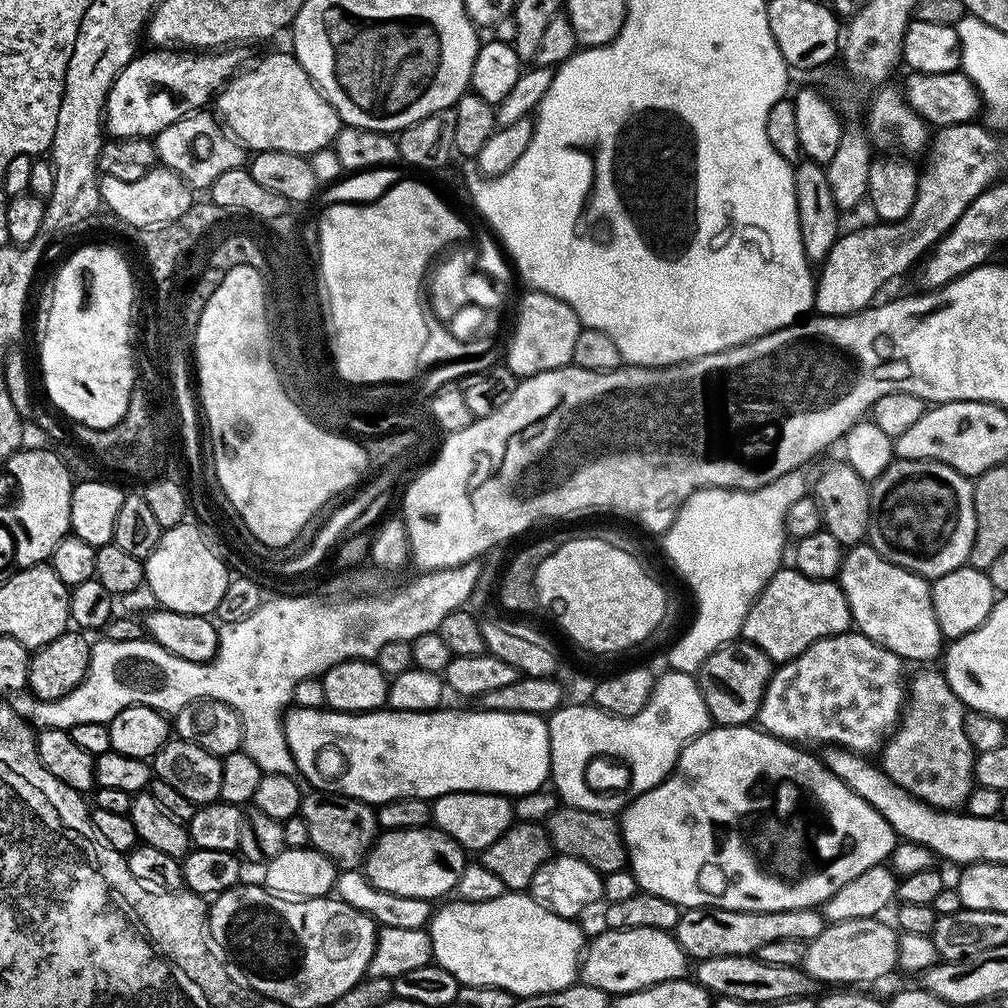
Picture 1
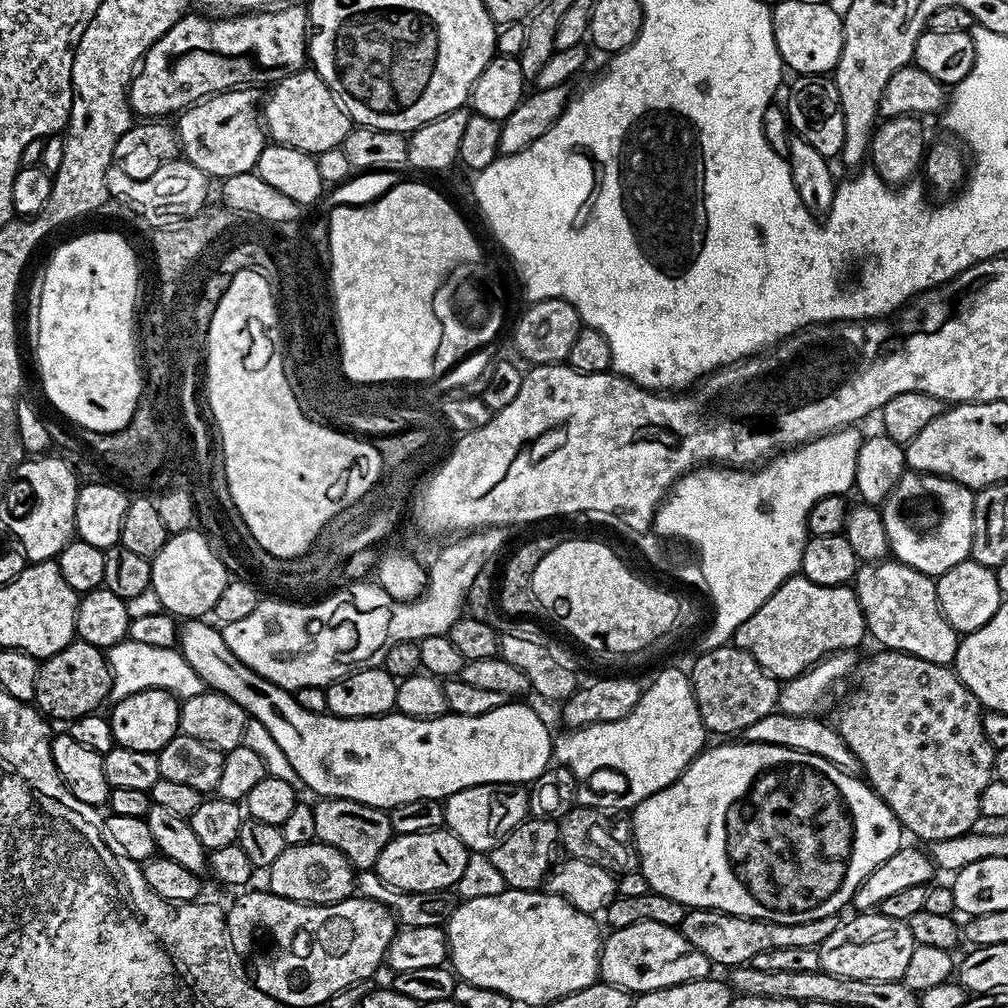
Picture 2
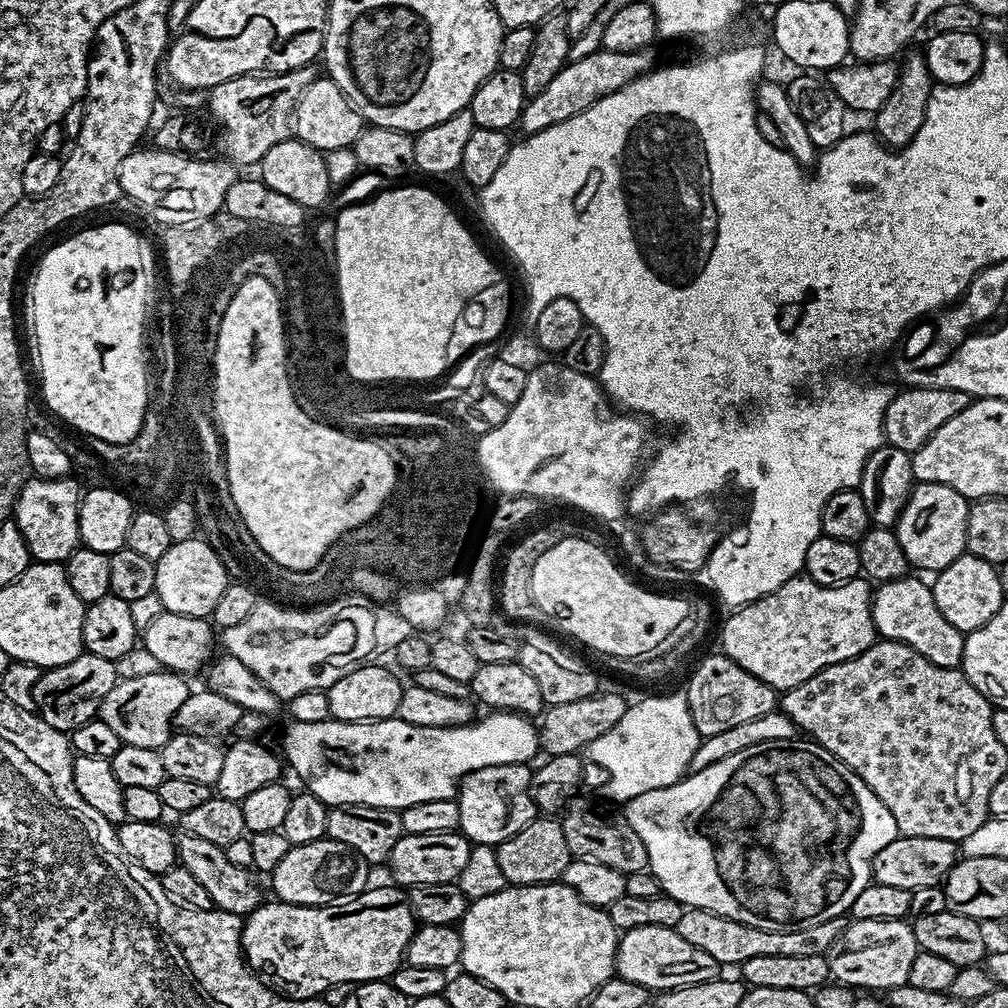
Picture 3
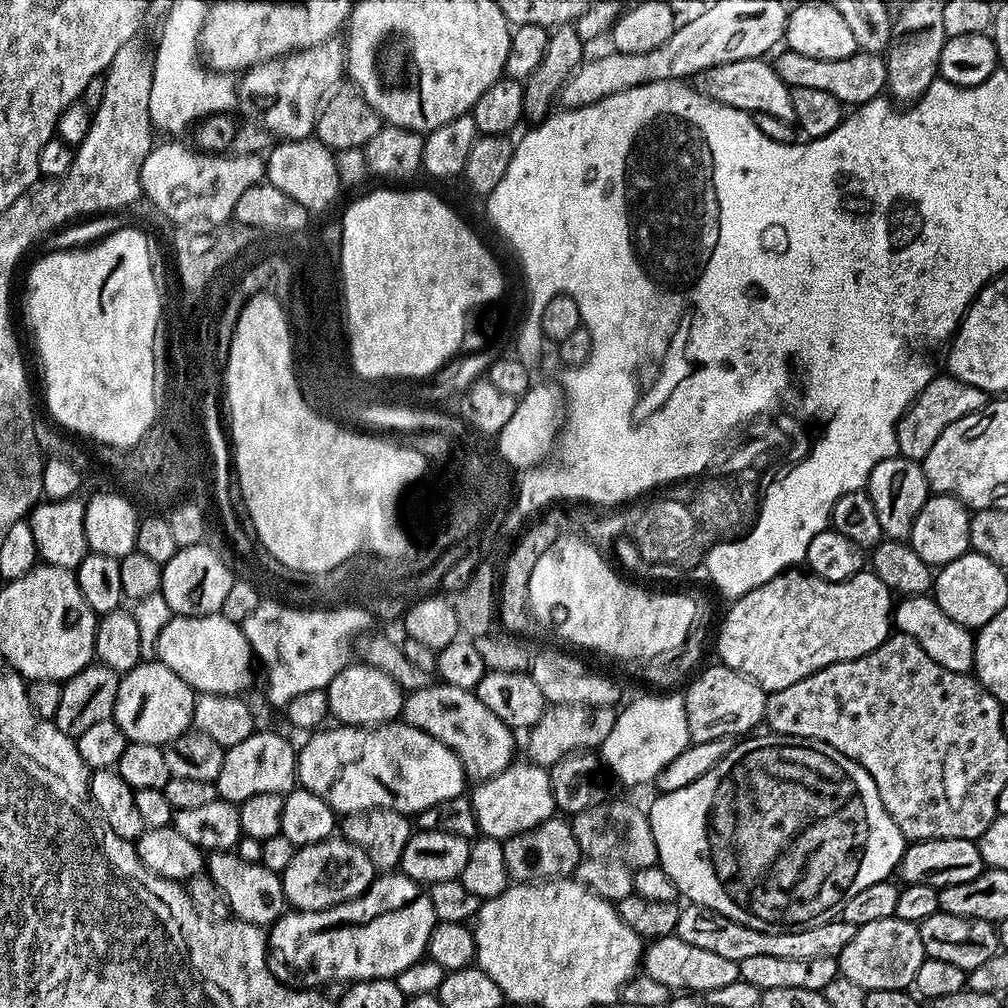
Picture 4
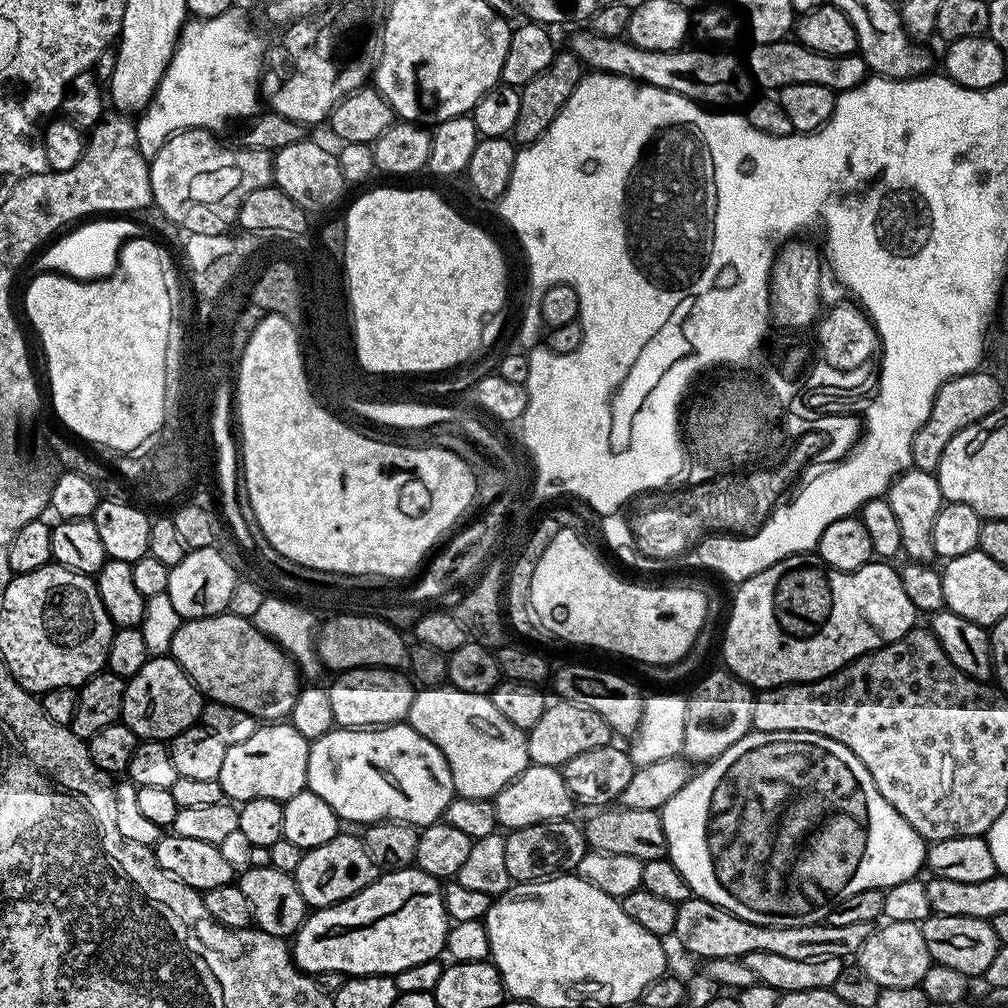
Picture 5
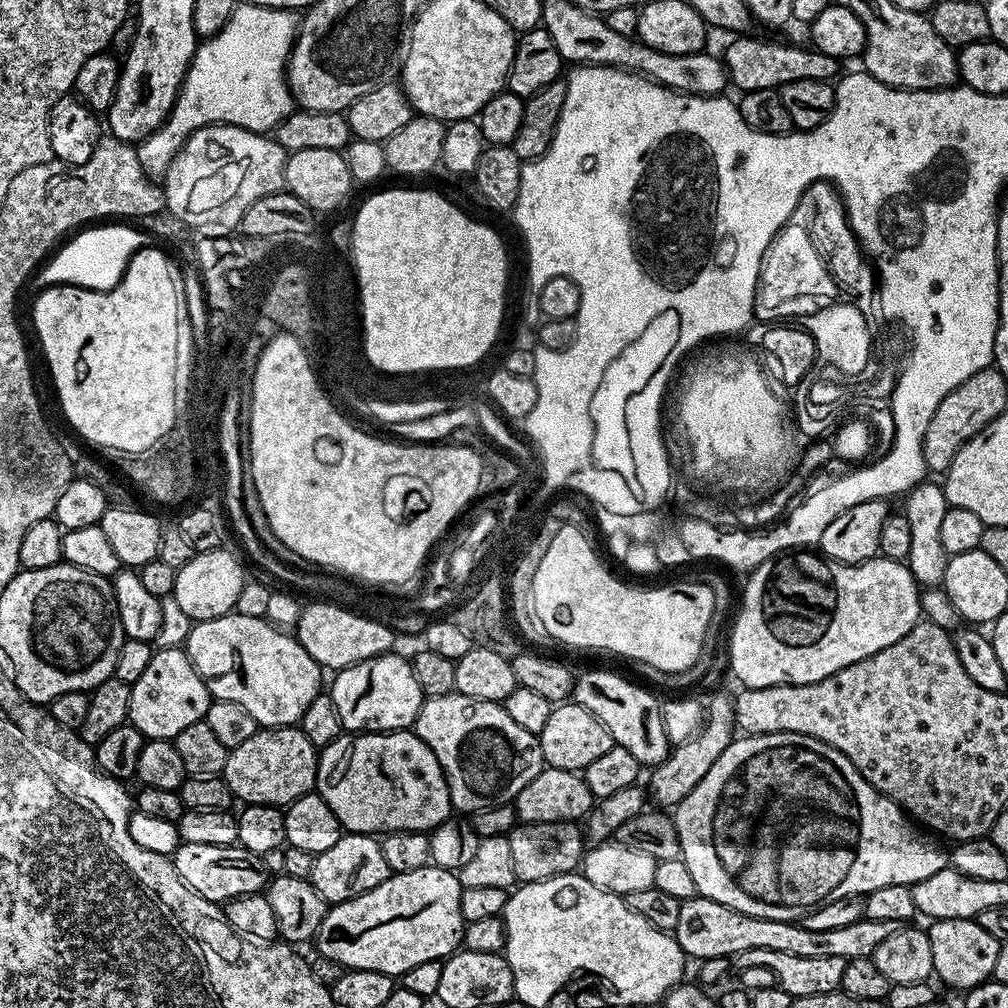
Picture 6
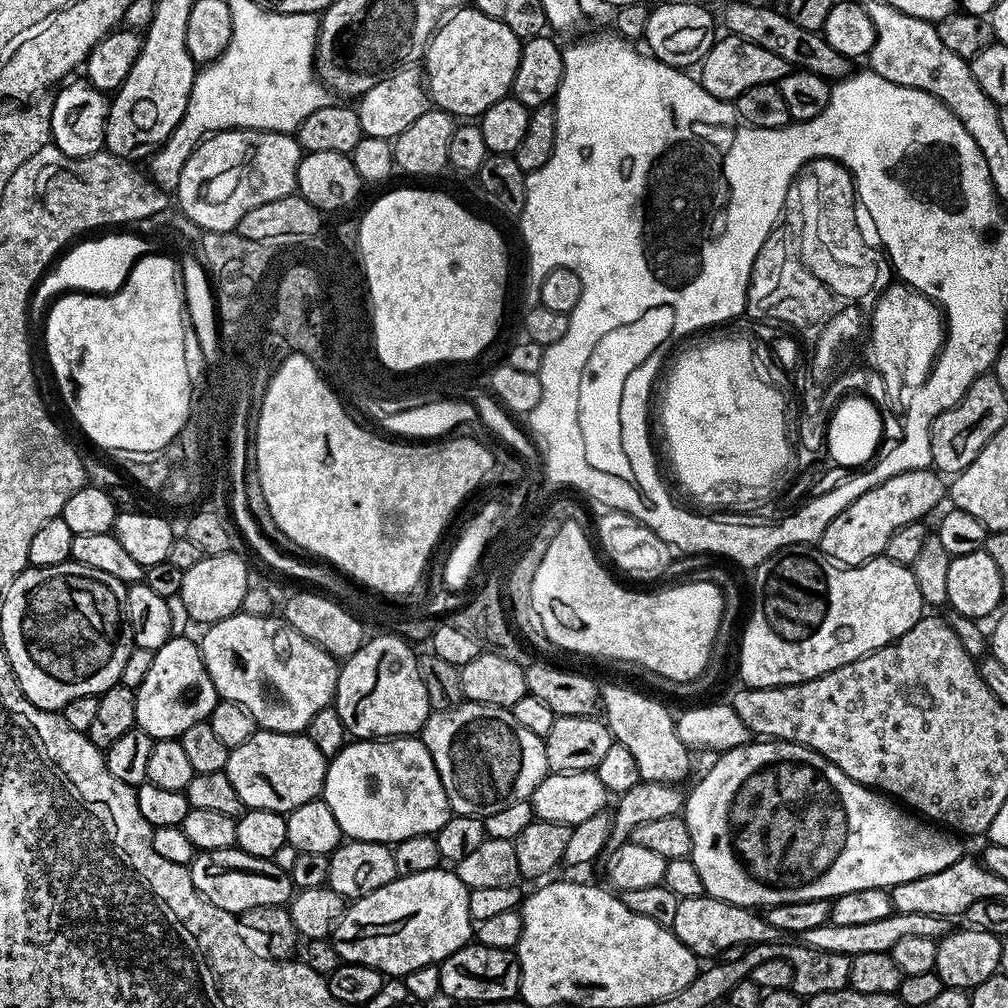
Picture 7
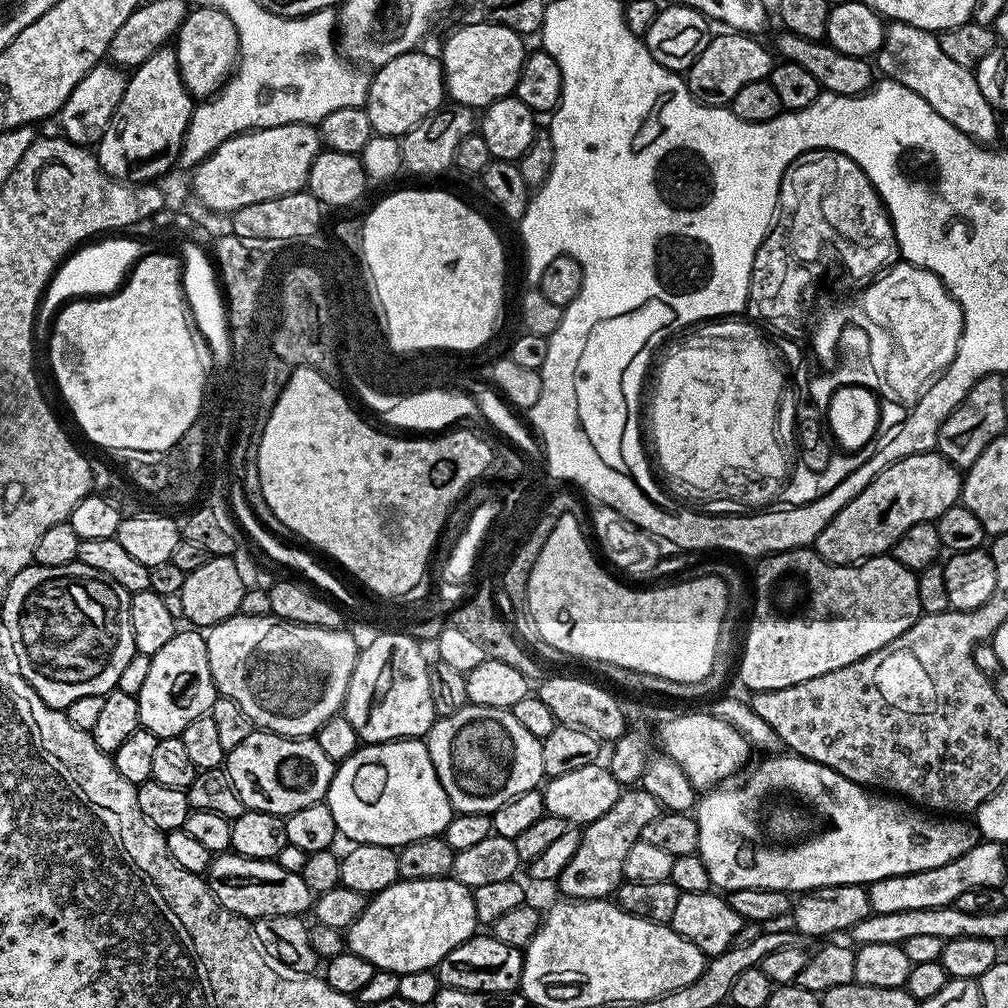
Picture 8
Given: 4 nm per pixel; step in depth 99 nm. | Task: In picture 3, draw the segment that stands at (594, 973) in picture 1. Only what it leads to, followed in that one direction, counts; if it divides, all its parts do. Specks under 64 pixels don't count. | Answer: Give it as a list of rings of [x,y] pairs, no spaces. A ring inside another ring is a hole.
[[[638,926],[638,930],[630,930],[619,937],[616,946],[616,970],[615,975],[624,980],[638,982],[638,986],[646,986],[657,993],[668,992],[671,988],[682,986],[694,986],[697,982],[710,982],[721,975],[722,965],[706,950],[698,950],[698,946],[690,946],[682,934],[678,934],[674,928],[663,928],[662,926]]]

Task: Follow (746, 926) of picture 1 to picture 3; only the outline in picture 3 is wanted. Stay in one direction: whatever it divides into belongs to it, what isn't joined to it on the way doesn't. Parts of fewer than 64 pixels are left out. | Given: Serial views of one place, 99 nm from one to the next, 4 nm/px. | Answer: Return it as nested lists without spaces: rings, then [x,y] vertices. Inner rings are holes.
[[[688,908],[682,914],[682,922],[675,928],[690,946],[698,946],[698,950],[706,950],[710,958],[714,958],[722,966],[739,966],[750,958],[758,958],[765,954],[818,954],[825,955],[834,946],[834,942],[848,929],[849,921],[844,916],[830,918],[830,922],[822,922],[809,928],[794,928],[787,932],[778,930],[762,930],[754,926],[746,926],[742,922],[734,922],[725,916],[707,912],[701,908]]]

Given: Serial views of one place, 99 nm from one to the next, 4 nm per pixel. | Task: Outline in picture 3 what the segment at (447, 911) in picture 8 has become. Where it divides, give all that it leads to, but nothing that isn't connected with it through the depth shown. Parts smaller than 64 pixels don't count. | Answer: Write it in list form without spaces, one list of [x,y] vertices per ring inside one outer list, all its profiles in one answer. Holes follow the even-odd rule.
[[[369,887],[348,903],[334,904],[331,908],[303,908],[279,902],[261,903],[259,908],[248,913],[242,924],[242,947],[248,967],[273,992],[294,1000],[319,997],[338,982],[355,986],[366,980],[388,980],[401,967],[408,943],[418,927],[417,918],[412,913],[412,905],[408,903],[405,893],[399,887],[391,887]]]

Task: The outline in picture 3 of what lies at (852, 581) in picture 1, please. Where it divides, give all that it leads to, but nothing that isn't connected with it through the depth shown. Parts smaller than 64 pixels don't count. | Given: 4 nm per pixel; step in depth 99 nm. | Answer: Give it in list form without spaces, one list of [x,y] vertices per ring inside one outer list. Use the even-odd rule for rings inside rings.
[[[909,574],[900,580],[885,580],[873,591],[872,617],[877,633],[885,640],[897,640],[930,658],[934,666],[960,668],[964,662],[965,633],[959,632],[938,610],[934,594],[927,583]]]

